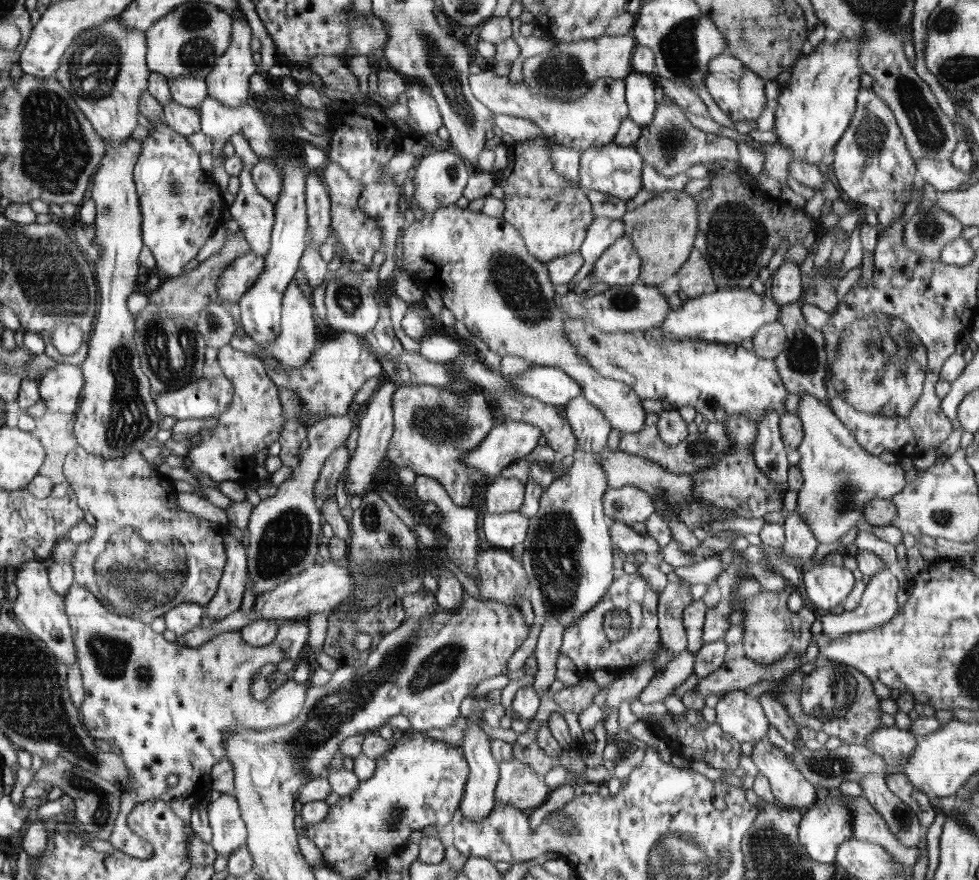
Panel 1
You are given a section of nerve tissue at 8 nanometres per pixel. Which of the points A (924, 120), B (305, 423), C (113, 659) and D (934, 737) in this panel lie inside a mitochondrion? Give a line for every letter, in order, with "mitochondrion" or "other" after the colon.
A: mitochondrion
B: other
C: mitochondrion
D: other

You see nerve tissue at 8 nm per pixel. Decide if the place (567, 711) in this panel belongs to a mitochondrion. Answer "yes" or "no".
no

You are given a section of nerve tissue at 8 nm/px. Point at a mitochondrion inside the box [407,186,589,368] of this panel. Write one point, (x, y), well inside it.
(517, 284)

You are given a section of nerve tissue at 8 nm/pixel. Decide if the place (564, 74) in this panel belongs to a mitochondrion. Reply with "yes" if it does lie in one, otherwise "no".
yes

